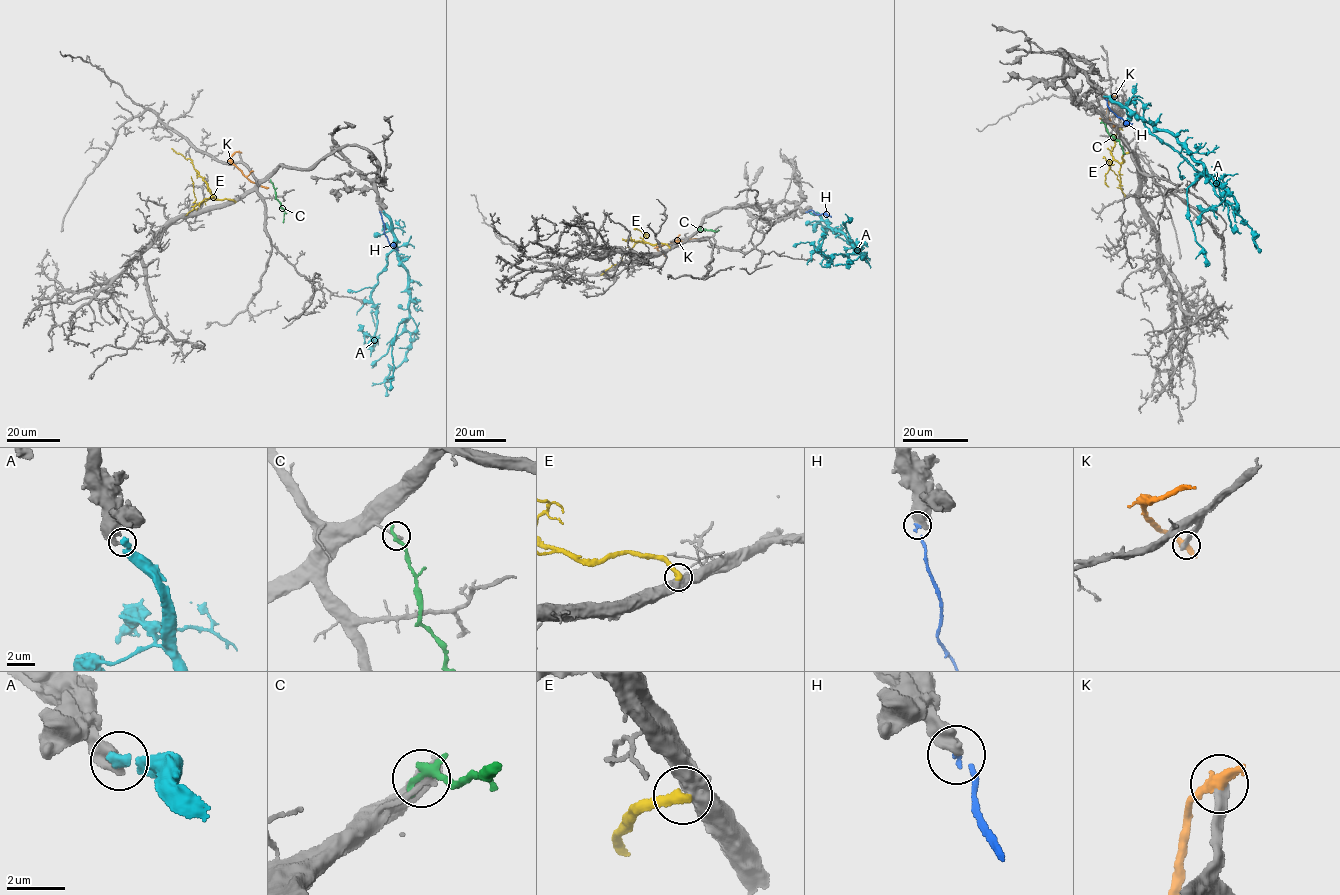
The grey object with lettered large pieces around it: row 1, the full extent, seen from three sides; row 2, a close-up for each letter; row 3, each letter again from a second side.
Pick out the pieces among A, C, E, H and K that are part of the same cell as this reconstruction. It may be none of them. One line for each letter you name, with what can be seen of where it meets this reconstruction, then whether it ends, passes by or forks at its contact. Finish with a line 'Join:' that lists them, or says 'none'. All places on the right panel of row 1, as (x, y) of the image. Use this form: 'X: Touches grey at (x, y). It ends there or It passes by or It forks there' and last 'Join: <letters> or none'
Join: none

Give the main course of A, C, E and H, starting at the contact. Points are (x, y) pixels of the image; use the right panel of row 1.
A: (1104, 96), (1168, 132), (1205, 169), (1186, 191), (1188, 217), (1195, 241), (1210, 264)
C: (1101, 121), (1109, 134), (1119, 142), (1125, 154)
E: (1129, 152), (1123, 154), (1121, 163), (1110, 151), (1118, 130), (1127, 121)
H: (1105, 98), (1109, 110), (1126, 124), (1132, 124)

